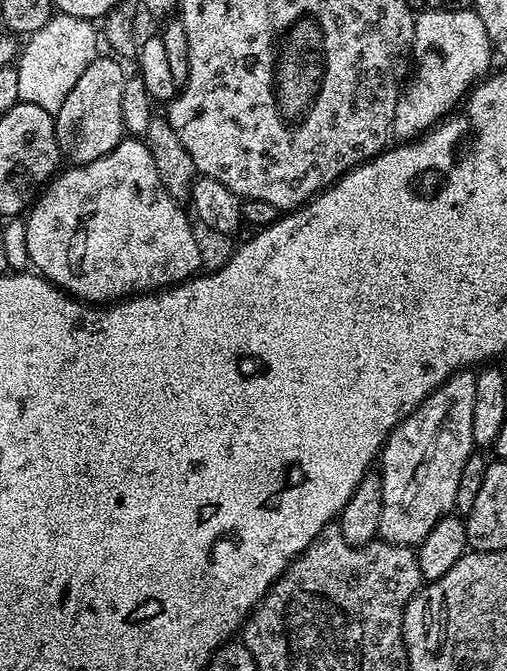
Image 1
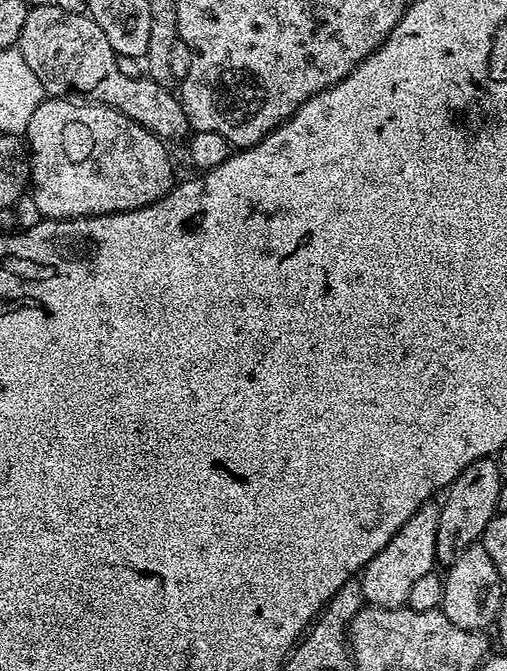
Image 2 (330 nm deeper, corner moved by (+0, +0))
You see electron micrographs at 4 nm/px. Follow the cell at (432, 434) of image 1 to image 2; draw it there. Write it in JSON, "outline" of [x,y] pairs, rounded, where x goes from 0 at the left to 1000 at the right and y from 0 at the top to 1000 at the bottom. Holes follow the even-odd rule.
{"outline":[[[858,750],[834,751],[813,770],[761,808],[738,832],[708,854],[720,902],[736,906],[787,906],[803,902],[809,878],[832,855],[854,851],[860,841],[860,803],[868,759]]]}

